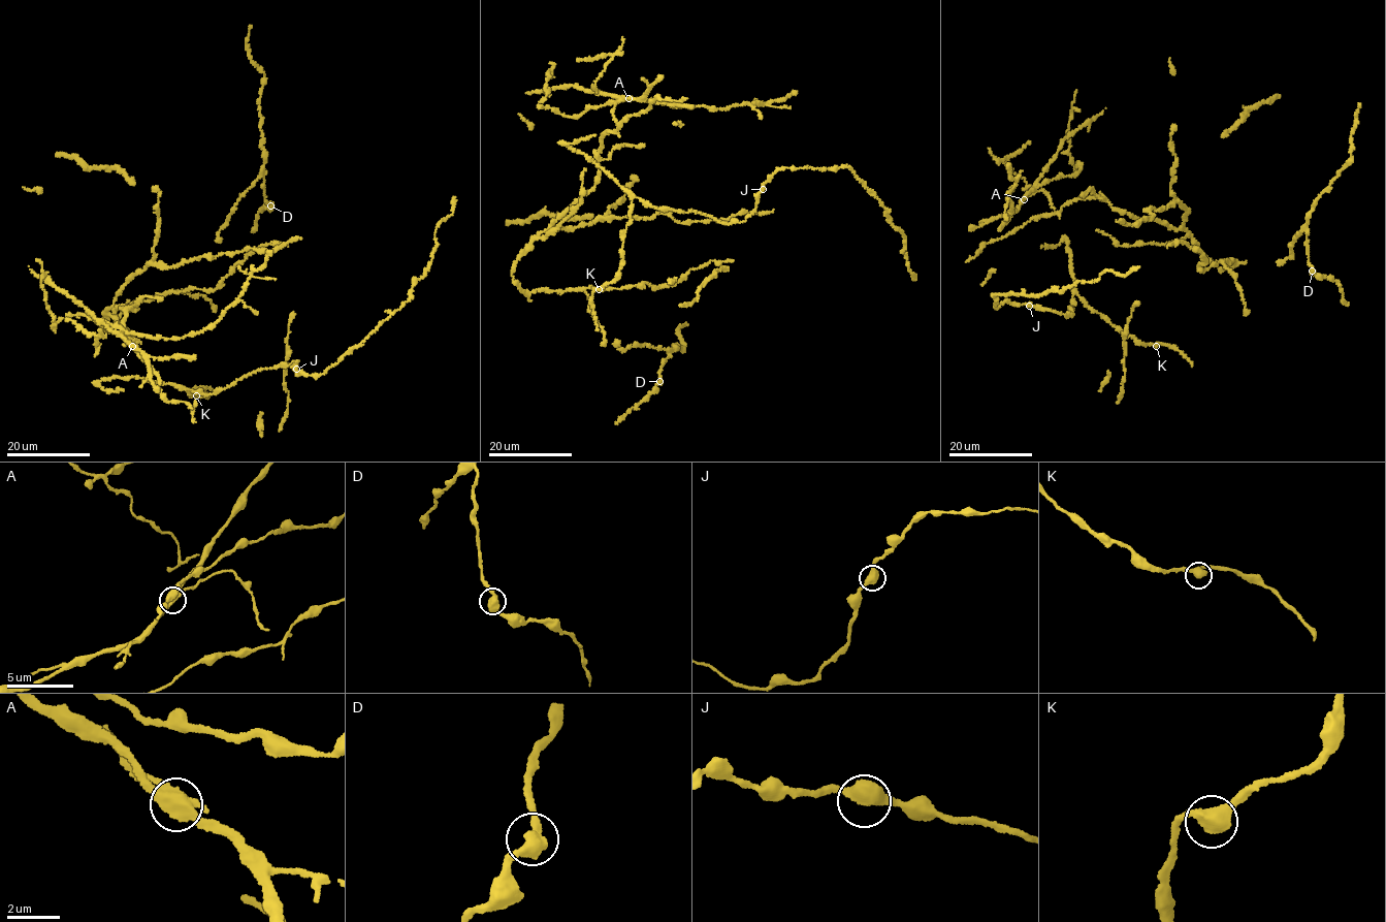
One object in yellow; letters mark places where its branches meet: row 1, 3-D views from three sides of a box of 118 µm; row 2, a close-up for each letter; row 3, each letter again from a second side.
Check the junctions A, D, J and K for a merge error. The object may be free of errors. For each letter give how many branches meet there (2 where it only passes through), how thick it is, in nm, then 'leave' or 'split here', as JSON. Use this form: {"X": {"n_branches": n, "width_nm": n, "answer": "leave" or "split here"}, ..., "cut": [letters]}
{"A": {"n_branches": 2, "width_nm": 500, "answer": "split here"}, "D": {"n_branches": 2, "width_nm": 500, "answer": "leave"}, "J": {"n_branches": 2, "width_nm": 500, "answer": "leave"}, "K": {"n_branches": 2, "width_nm": 500, "answer": "leave"}, "cut": ["A"]}

